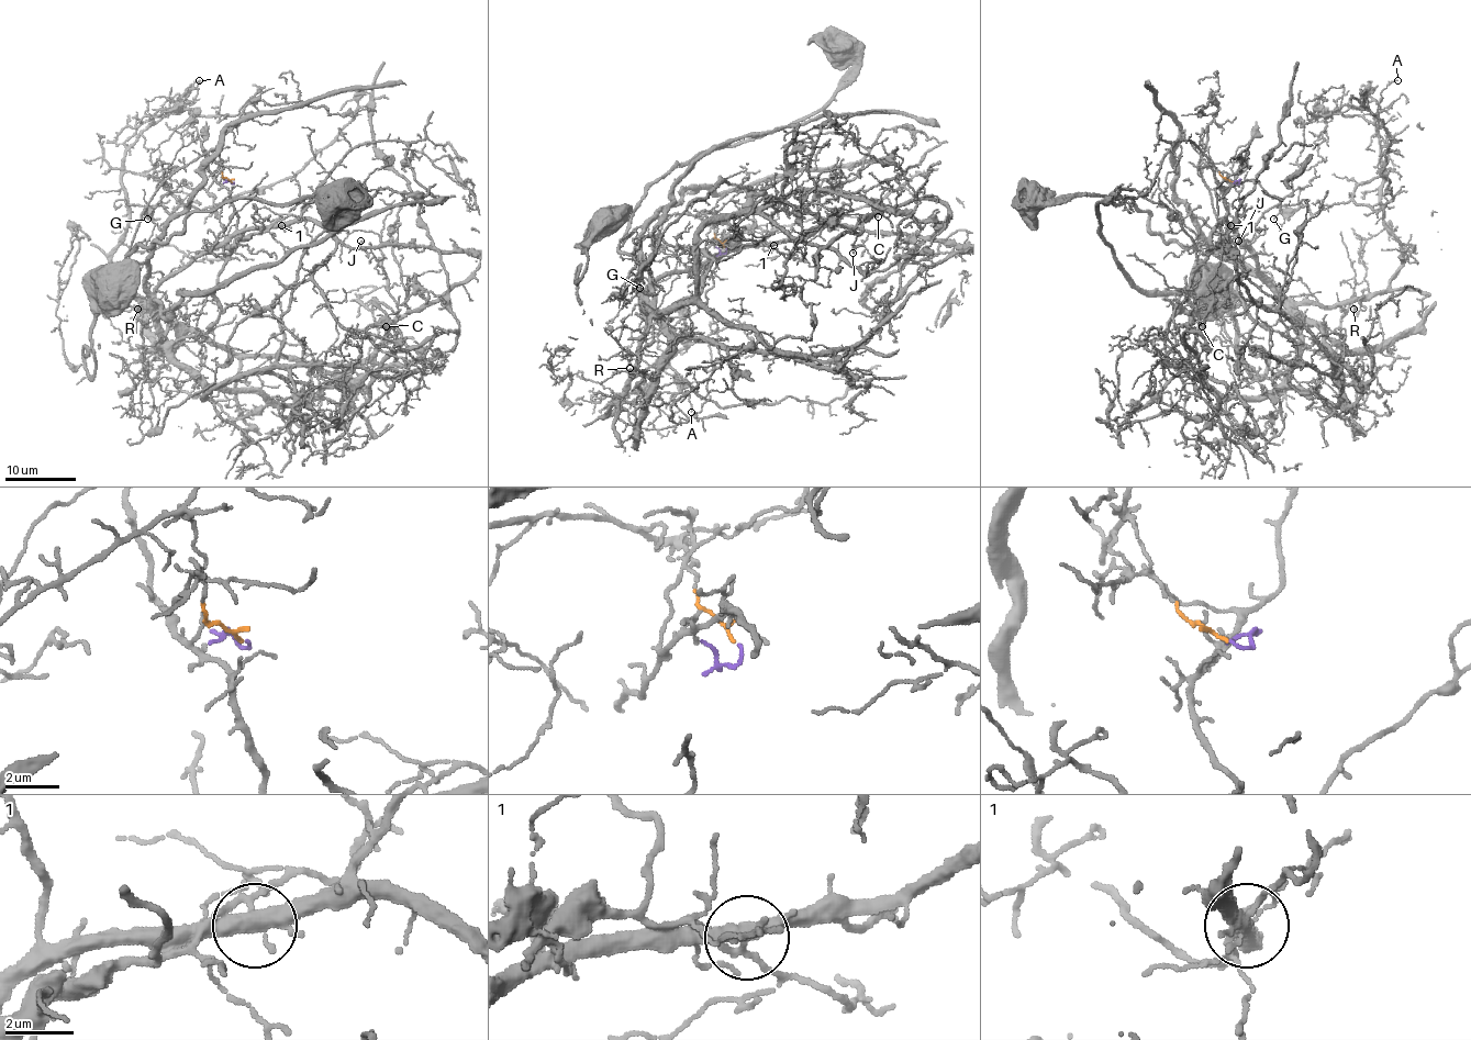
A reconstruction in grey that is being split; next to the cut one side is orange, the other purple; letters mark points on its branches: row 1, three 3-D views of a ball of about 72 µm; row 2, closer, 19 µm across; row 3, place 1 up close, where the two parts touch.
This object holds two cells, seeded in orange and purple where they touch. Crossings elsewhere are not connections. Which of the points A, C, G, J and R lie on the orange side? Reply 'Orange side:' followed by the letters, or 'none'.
Orange side: A, G, R

